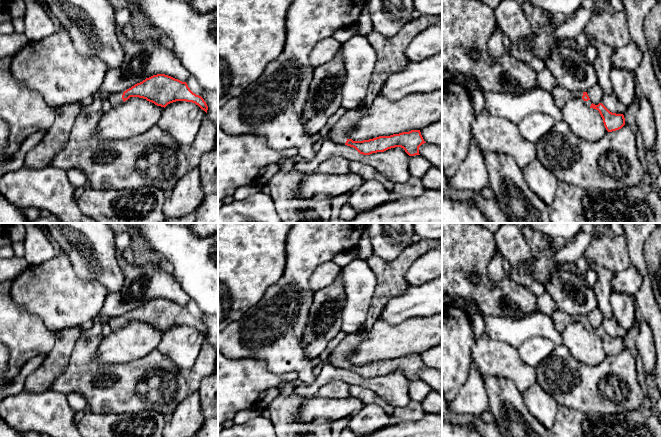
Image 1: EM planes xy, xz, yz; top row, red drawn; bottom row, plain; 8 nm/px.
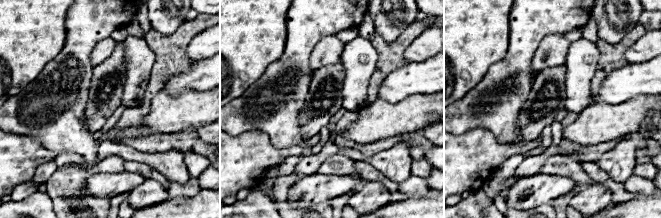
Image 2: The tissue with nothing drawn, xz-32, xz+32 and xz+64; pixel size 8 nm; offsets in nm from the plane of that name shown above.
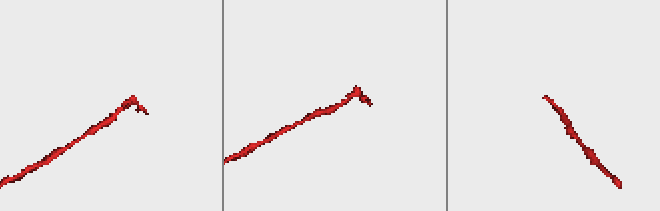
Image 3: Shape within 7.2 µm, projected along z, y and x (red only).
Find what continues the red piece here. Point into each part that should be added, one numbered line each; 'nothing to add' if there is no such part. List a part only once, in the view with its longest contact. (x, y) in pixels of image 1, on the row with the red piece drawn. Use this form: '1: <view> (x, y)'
1: xy (115, 99)

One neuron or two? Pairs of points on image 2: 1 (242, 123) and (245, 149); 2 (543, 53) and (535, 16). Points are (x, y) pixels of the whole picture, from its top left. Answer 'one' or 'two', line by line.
1: two
2: two

